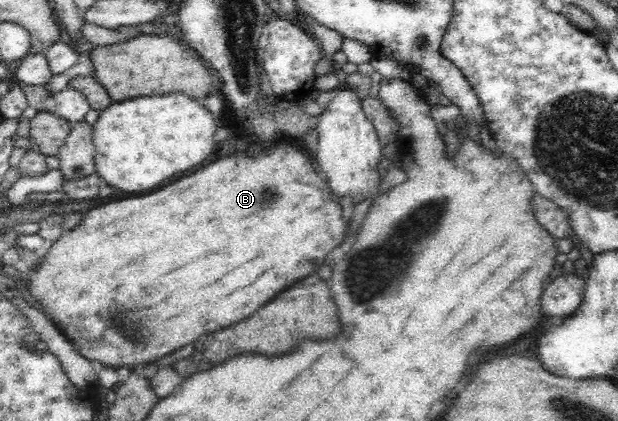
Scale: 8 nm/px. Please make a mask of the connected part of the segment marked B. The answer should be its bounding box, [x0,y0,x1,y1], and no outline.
[24,140,347,370]

